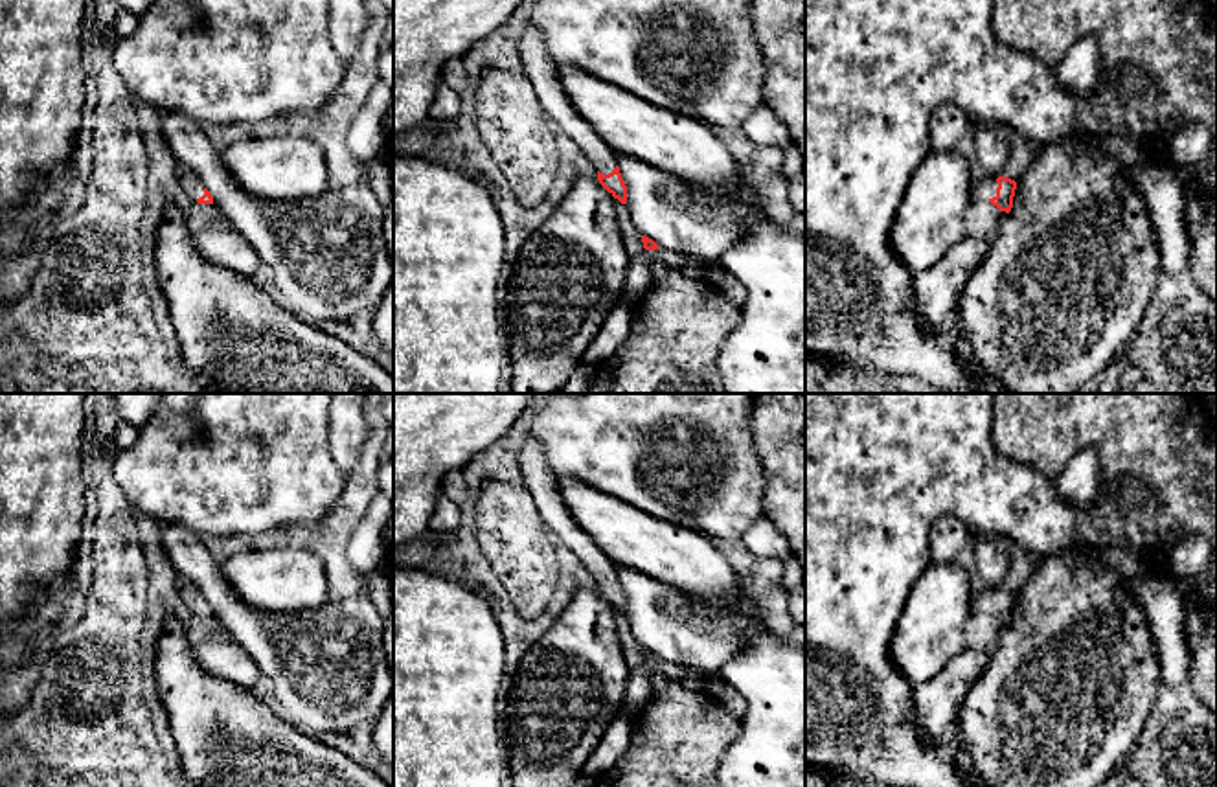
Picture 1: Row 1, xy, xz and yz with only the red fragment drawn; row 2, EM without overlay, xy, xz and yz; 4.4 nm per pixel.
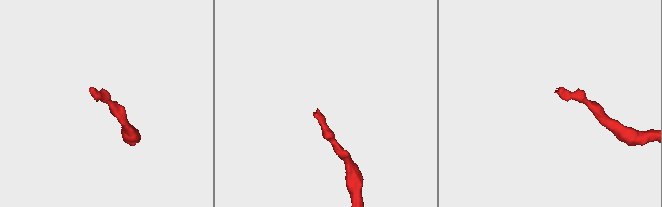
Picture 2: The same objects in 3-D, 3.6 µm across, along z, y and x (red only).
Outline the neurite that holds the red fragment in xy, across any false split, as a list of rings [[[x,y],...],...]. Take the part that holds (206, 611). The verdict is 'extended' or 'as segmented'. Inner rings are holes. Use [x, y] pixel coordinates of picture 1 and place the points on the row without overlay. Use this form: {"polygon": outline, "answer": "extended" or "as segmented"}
{"polygon": [[[182,581],[180,598],[191,612],[186,623],[186,634],[191,647],[197,647],[211,638],[232,638],[213,616],[211,605],[204,599],[197,585],[191,581]]], "answer": "extended"}

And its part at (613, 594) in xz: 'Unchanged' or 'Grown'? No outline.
Grown

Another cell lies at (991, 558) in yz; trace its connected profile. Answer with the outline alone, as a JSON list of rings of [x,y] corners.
[[[972,533],[974,563],[980,585],[1004,588],[1009,576],[1007,541],[998,535]]]

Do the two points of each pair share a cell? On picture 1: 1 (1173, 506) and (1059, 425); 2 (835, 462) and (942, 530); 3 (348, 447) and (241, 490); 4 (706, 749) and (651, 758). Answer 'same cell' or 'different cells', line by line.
1: same cell
2: different cells
3: different cells
4: same cell

